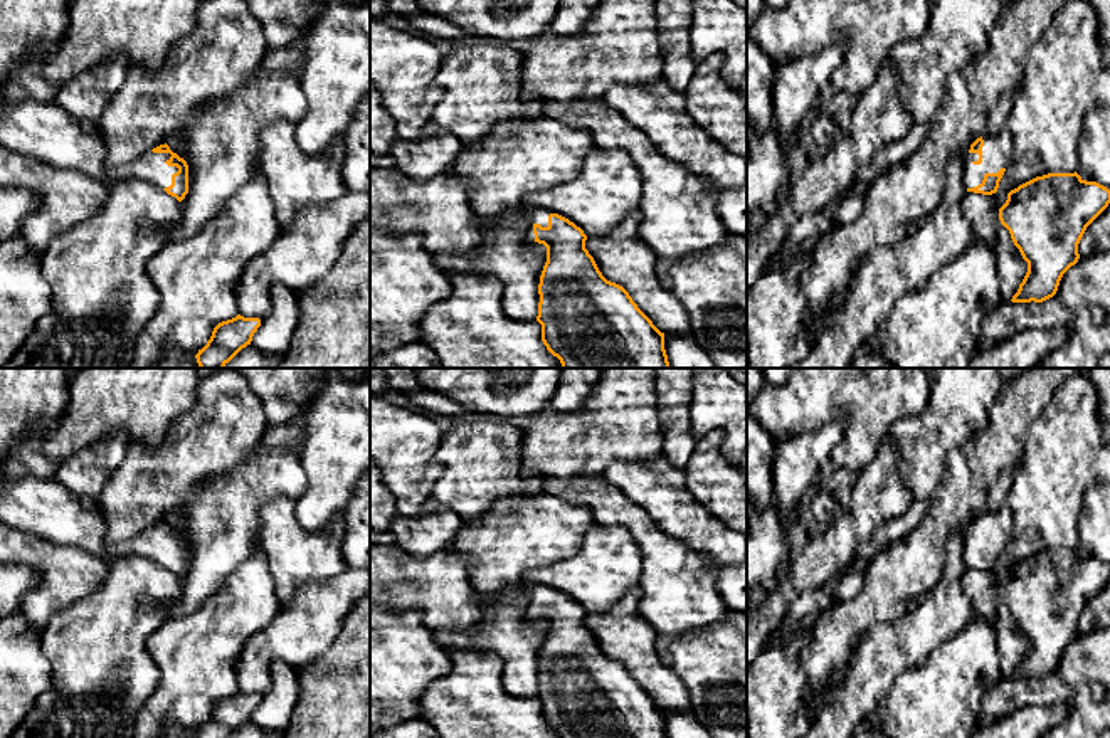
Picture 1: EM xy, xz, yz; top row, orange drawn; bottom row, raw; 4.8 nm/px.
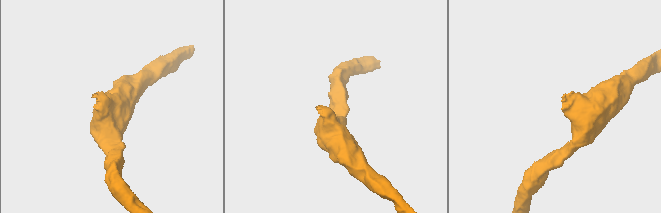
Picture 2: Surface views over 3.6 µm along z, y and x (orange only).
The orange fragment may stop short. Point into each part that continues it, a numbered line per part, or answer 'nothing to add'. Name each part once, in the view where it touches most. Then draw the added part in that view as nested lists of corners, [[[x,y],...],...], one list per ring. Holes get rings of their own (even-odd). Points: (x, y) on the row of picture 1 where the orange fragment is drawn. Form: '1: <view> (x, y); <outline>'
1: xy (37, 130); [[[0,91],[0,146],[27,158],[40,160],[45,165],[66,170],[79,170],[87,177],[108,182],[138,178],[160,190],[172,185],[177,166],[168,166],[170,153],[145,153],[119,166],[106,165],[106,146],[94,121],[79,121],[64,113],[54,103],[42,103],[35,98],[8,98]]]

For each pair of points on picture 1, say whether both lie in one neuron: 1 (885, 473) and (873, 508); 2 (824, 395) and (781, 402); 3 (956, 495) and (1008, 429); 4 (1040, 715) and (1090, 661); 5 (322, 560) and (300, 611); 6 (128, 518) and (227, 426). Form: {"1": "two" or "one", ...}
{"1": "one", "2": "one", "3": "one", "4": "two", "5": "two", "6": "one"}

